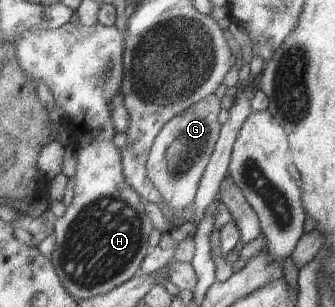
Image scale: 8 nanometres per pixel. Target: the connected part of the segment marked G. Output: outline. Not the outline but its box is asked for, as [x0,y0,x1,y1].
[146,93,220,209]

